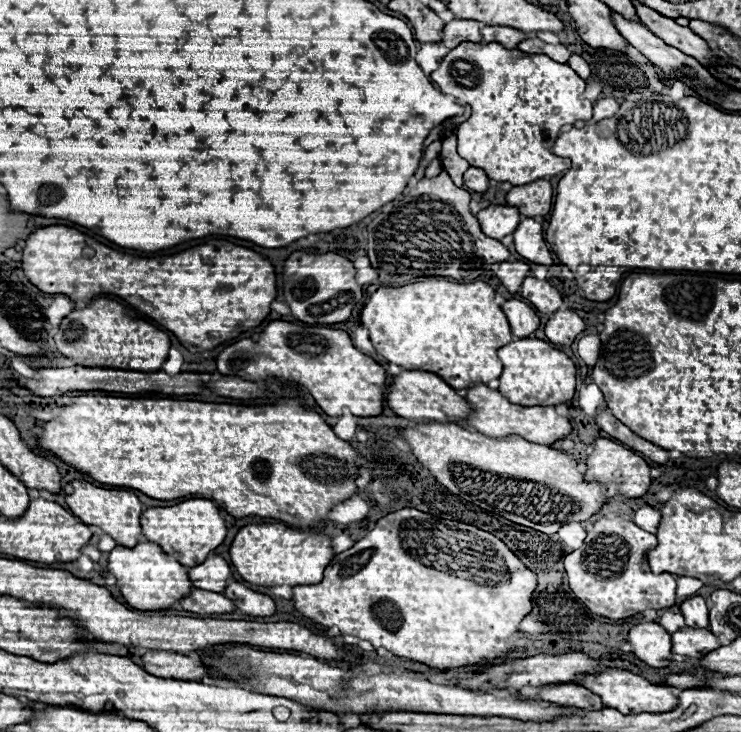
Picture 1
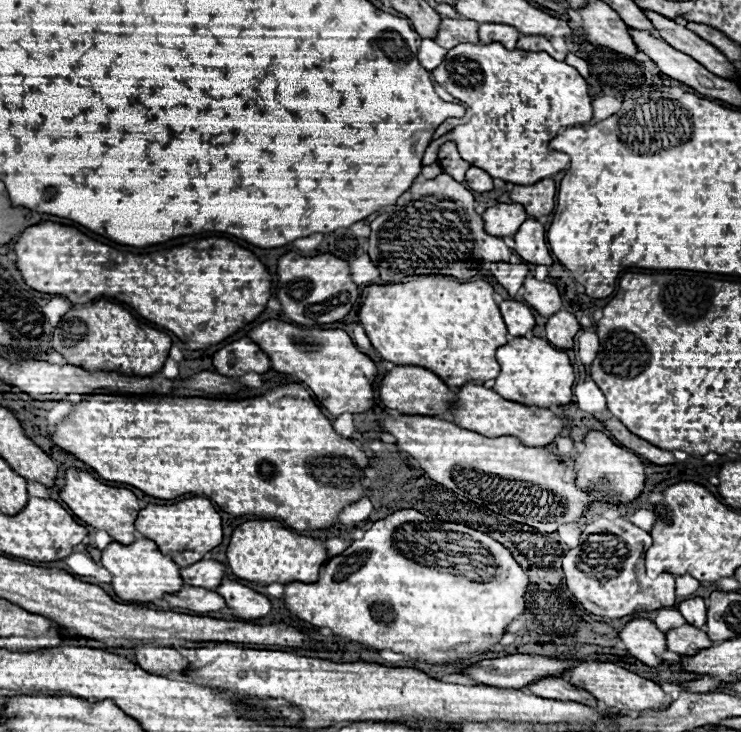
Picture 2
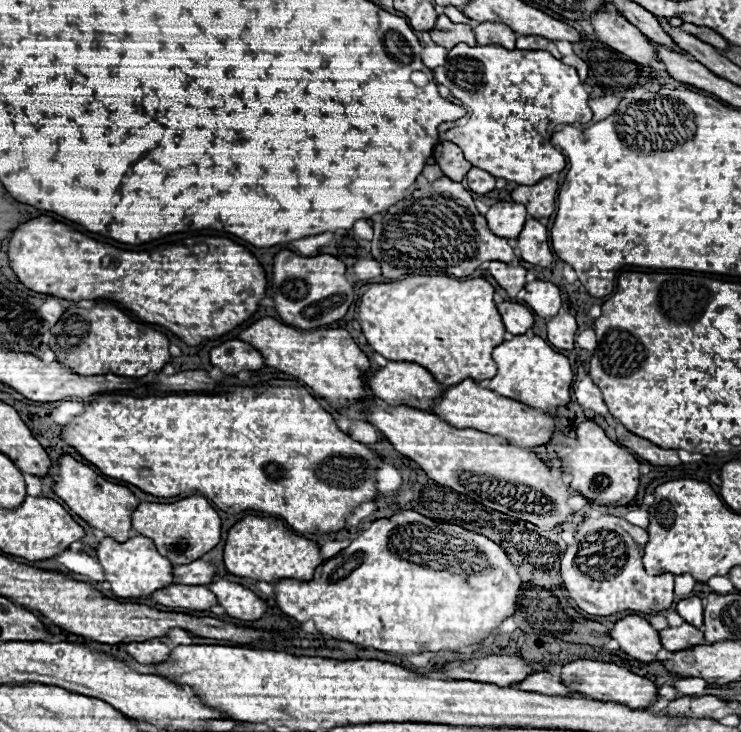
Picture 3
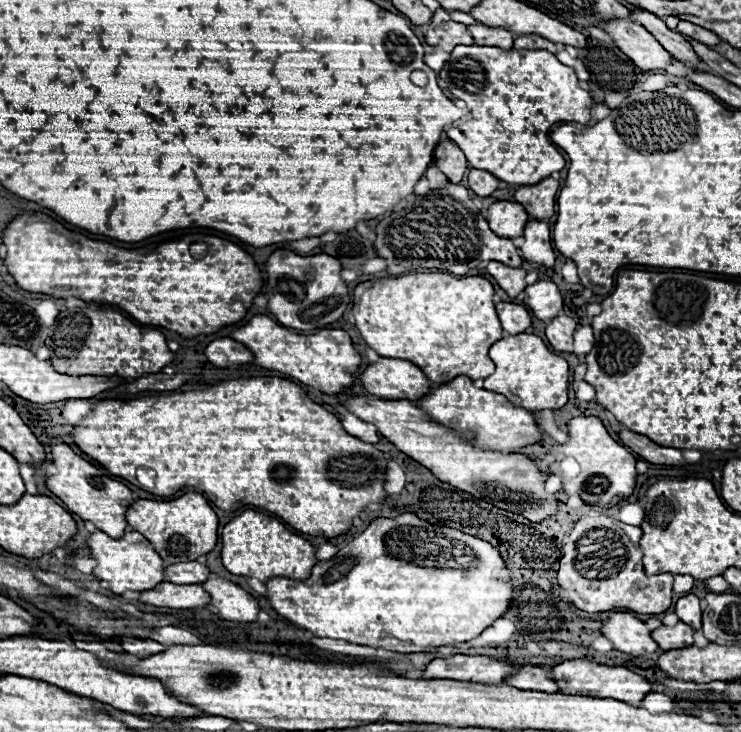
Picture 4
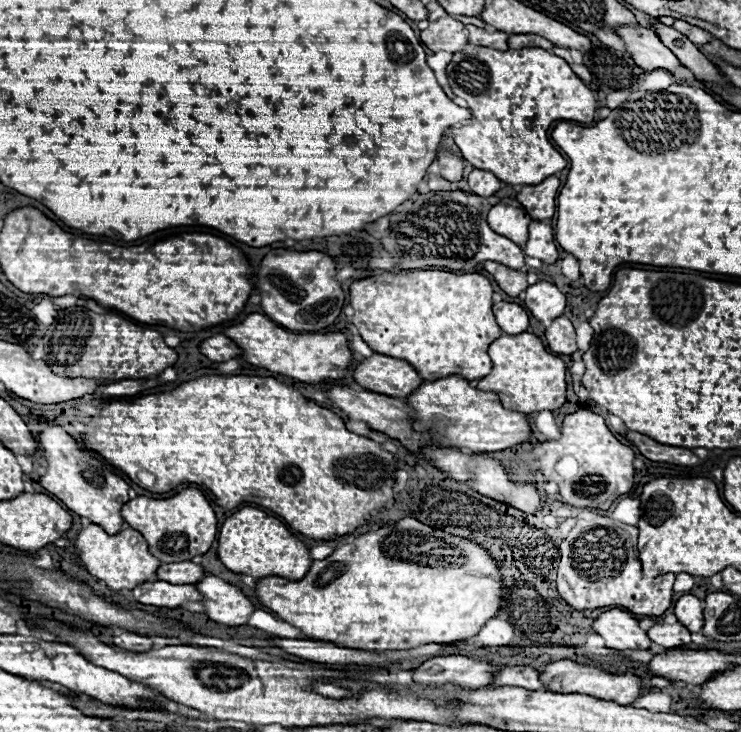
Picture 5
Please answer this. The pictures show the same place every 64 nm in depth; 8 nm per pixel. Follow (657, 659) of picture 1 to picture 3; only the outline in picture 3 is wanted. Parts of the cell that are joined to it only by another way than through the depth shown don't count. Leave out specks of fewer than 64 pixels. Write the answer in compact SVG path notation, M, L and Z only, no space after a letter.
M624 616L616 620L608 634L620 644L622 652L642 662L654 662L658 650L662 650L658 630L640 616Z

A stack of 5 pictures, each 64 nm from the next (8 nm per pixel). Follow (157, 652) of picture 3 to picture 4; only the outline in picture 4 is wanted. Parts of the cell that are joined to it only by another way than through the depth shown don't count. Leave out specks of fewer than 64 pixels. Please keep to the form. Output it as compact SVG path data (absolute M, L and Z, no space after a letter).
M122 636L120 642L122 642L122 648L128 654L134 654L138 658L146 658L150 654L156 654L156 652L162 652L164 650L162 644L158 644L156 640L150 640L150 638L130 638L130 636Z

